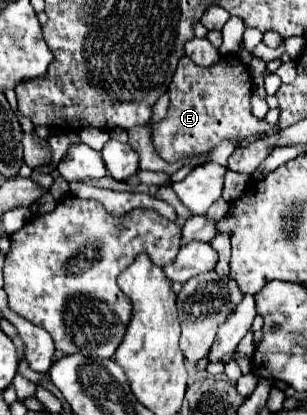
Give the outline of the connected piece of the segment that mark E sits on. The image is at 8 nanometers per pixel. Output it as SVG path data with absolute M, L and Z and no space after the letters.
M187 56L179 60L173 82L169 84L169 110L163 122L153 128L153 144L159 156L167 162L211 152L221 140L229 138L237 146L249 146L265 134L277 132L277 126L269 126L265 120L257 120L251 114L251 72L239 60L239 56L223 56L211 68L193 64Z

